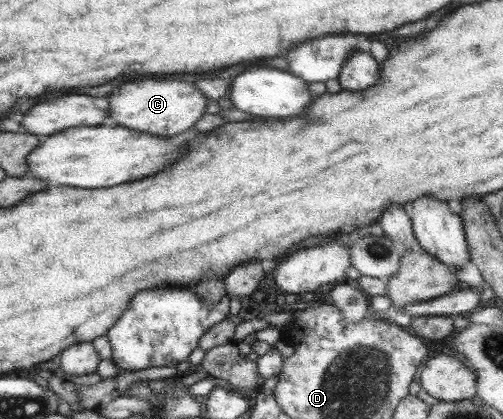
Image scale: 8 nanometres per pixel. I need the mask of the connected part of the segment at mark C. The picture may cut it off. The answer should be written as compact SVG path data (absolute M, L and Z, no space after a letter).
M165 78L159 81L145 79L137 85L125 83L109 93L106 123L169 138L191 129L193 123L205 113L208 102L203 92L191 82Z

